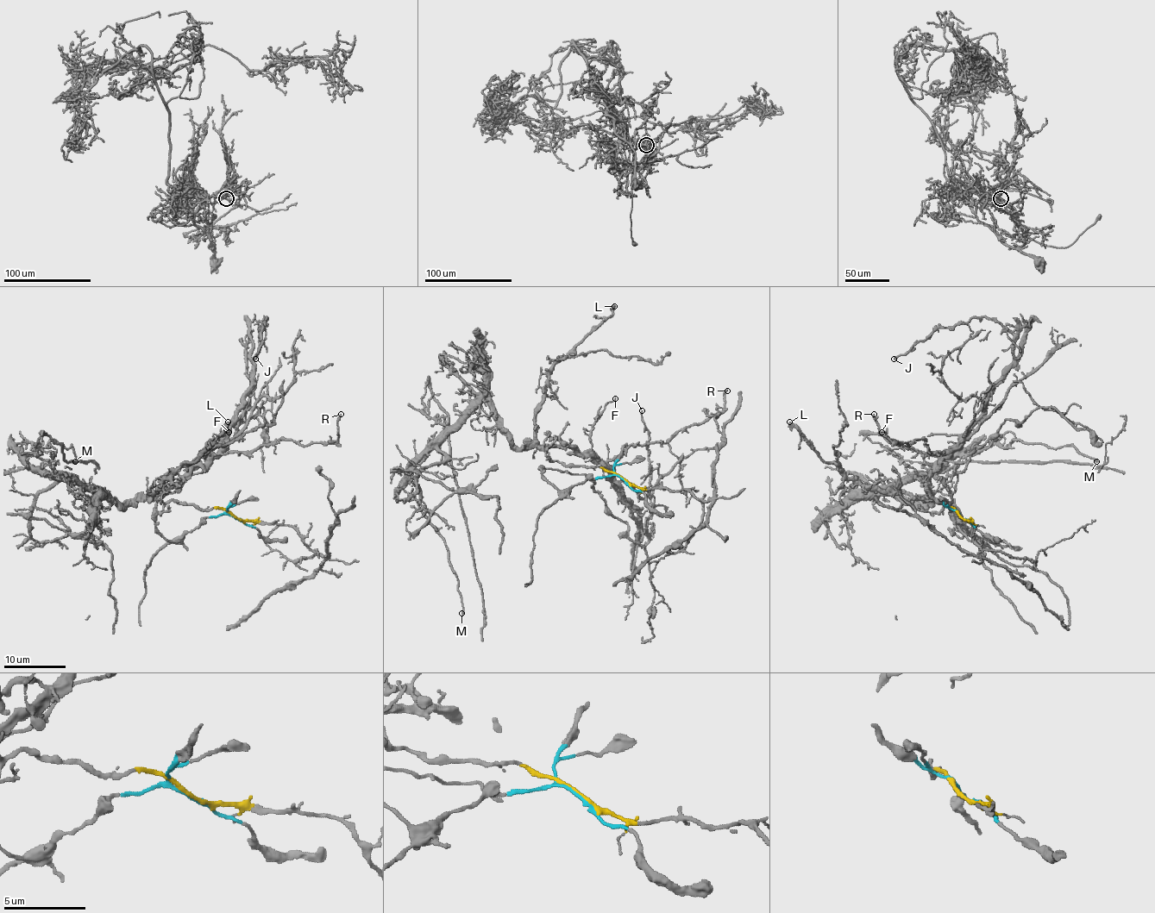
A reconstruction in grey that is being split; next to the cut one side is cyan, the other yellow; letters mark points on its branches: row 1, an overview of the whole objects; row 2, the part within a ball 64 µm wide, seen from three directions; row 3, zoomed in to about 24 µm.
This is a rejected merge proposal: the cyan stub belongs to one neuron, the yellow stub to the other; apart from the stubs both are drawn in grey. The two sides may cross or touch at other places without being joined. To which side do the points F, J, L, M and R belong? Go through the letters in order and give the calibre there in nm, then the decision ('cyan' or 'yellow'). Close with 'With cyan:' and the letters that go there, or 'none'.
F: 130 nm | yellow
J: 170 nm | yellow
L: 360 nm | yellow
M: 180 nm | yellow
R: 200 nm | yellow
With cyan: none

